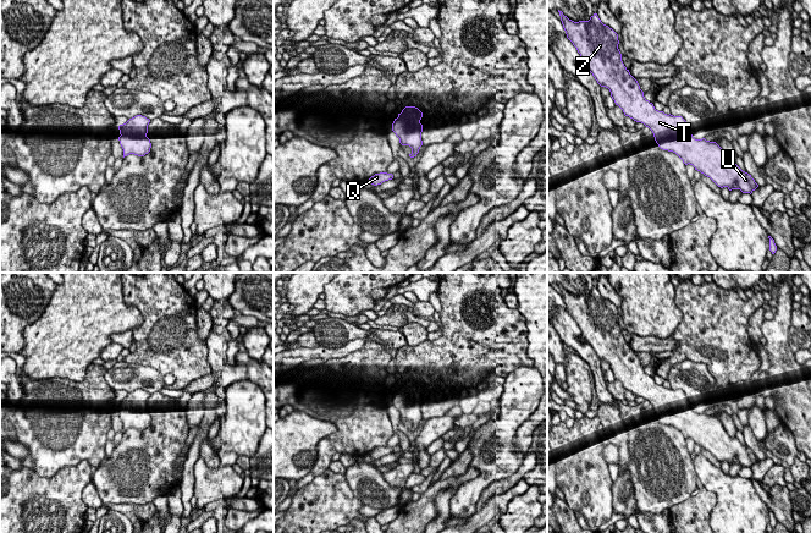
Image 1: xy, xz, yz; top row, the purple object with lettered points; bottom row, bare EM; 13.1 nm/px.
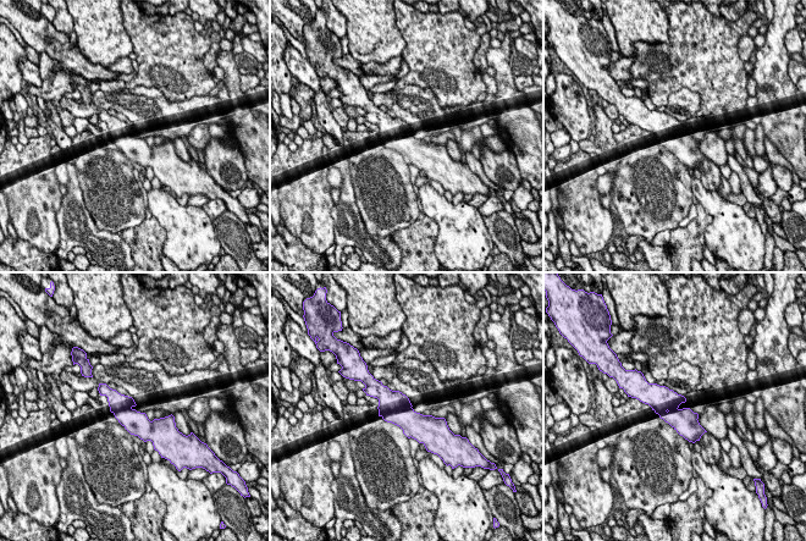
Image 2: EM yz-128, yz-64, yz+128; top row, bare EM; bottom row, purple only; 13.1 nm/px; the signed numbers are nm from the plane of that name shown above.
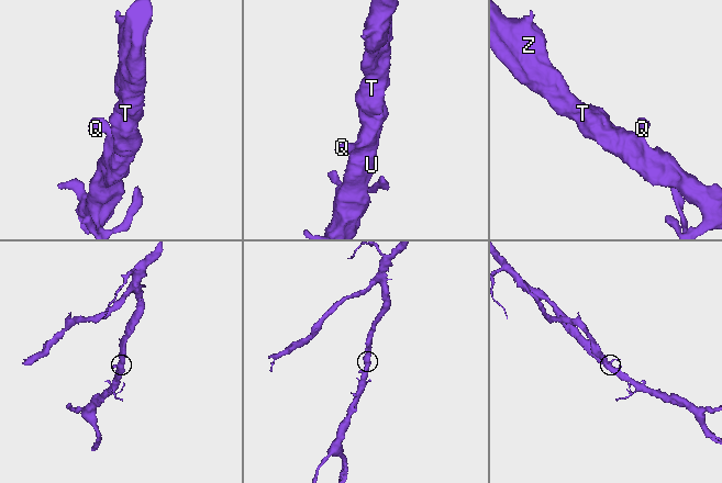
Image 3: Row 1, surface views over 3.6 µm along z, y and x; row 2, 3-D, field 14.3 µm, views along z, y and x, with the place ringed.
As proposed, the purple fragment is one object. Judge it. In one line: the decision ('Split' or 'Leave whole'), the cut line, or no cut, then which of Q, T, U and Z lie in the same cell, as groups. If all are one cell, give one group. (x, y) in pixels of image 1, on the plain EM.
Leave whole. No split. Groups: Q T U Z

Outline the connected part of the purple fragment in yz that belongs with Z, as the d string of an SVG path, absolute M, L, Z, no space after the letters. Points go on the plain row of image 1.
M559 285L561 295L567 312L576 322L581 330L580 339L587 342L601 361L611 366L611 370L625 390L649 401L656 417L663 424L675 427L685 439L690 438L695 444L710 451L718 461L727 461L729 465L740 463L743 467L752 467L758 458L747 446L743 445L736 438L730 438L724 430L722 422L716 416L695 413L682 390L667 389L655 383L653 378L645 373L638 355L630 348L622 335L622 328L618 323L618 308L603 298L597 287L594 287L589 295L574 296Z

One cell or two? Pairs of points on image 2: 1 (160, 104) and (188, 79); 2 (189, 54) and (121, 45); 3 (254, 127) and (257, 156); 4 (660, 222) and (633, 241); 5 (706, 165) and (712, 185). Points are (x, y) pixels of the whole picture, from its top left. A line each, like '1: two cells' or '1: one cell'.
1: two cells
2: two cells
3: one cell
4: two cells
5: one cell

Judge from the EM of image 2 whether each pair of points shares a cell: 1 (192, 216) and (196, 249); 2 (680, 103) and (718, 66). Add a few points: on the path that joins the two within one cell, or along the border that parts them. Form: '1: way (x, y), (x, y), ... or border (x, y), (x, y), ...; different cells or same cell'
1: way (192, 225), (192, 241); same cell
2: border (701, 98), (679, 88), (666, 103); different cells

